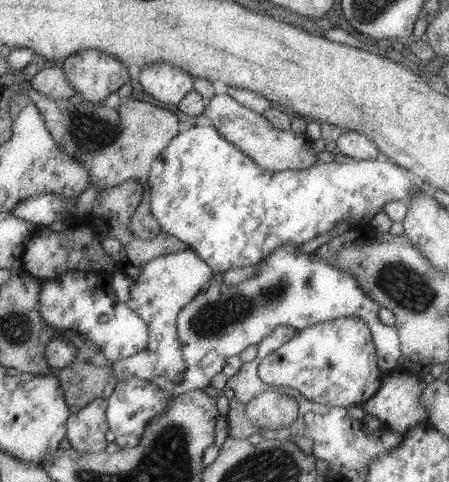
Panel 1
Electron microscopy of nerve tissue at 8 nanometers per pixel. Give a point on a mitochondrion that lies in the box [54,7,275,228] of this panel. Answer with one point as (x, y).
(91, 133)

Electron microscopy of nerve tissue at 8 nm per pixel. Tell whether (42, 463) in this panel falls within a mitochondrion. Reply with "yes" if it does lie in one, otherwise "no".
no

